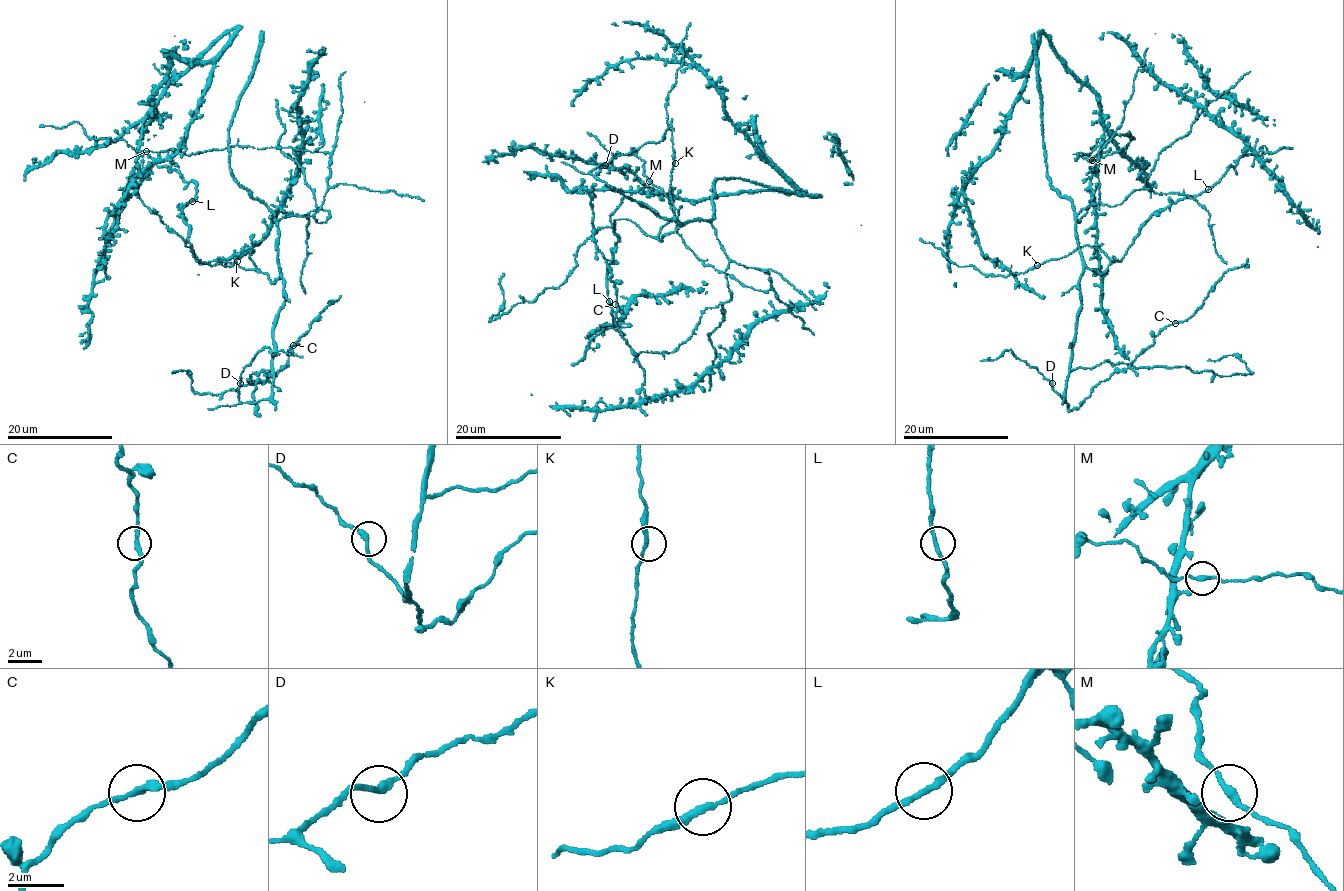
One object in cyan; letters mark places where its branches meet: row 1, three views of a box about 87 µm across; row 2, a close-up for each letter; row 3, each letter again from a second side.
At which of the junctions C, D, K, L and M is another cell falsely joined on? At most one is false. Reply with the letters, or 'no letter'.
no letter

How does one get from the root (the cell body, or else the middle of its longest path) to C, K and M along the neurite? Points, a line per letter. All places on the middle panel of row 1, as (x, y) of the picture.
C: (761, 291), (769, 273), (727, 257), (711, 221), (678, 224), (625, 196), (594, 234), (615, 304)
K: (761, 291), (770, 288), (769, 273), (727, 257), (711, 221), (689, 220), (659, 240), (674, 216), (675, 163)
M: (761, 291), (742, 286), (728, 275), (705, 266), (677, 233), (668, 198), (650, 181)

